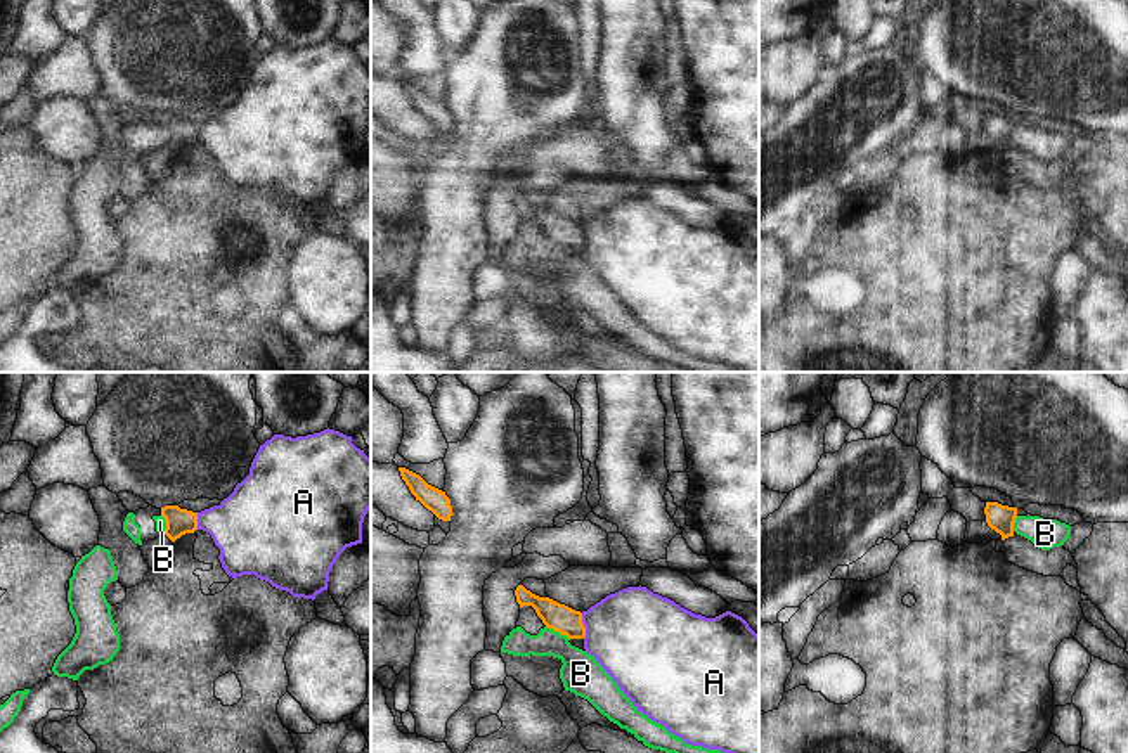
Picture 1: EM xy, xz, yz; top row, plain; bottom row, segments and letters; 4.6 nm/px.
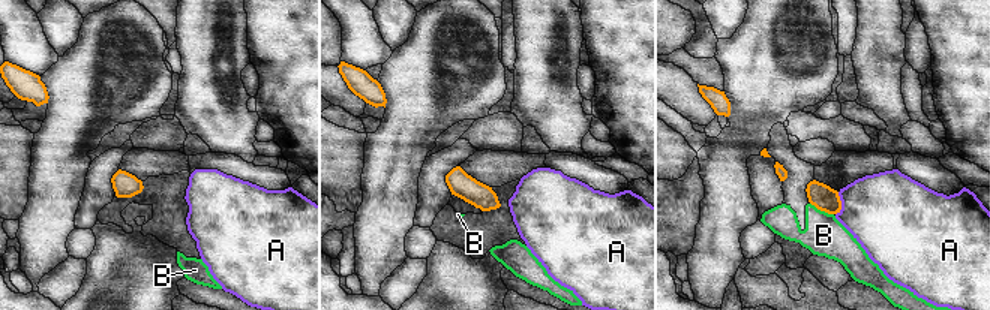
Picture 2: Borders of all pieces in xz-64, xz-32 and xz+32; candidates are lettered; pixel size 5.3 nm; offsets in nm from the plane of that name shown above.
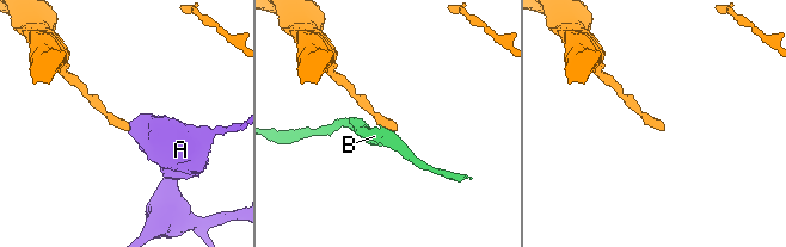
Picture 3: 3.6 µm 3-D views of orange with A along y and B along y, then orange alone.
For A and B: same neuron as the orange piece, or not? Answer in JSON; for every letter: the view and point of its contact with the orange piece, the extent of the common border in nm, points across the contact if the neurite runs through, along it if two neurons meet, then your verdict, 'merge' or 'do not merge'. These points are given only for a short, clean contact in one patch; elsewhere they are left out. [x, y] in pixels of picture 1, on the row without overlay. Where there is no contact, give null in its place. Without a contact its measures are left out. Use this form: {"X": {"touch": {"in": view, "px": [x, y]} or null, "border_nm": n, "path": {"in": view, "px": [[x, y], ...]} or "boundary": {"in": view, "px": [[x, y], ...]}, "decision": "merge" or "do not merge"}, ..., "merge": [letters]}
{"A": {"touch": {"in": "xz", "px": [583, 238]}, "border_nm": 120, "boundary": {"in": "xz", "px": [[581, 225], [584, 250]]}, "decision": "do not merge"}, "B": {"touch": {"in": "xz", "px": [558, 243]}, "border_nm": 130, "boundary": {"in": "xz", "px": [[546, 238], [569, 251]]}, "decision": "do not merge"}, "merge": []}

